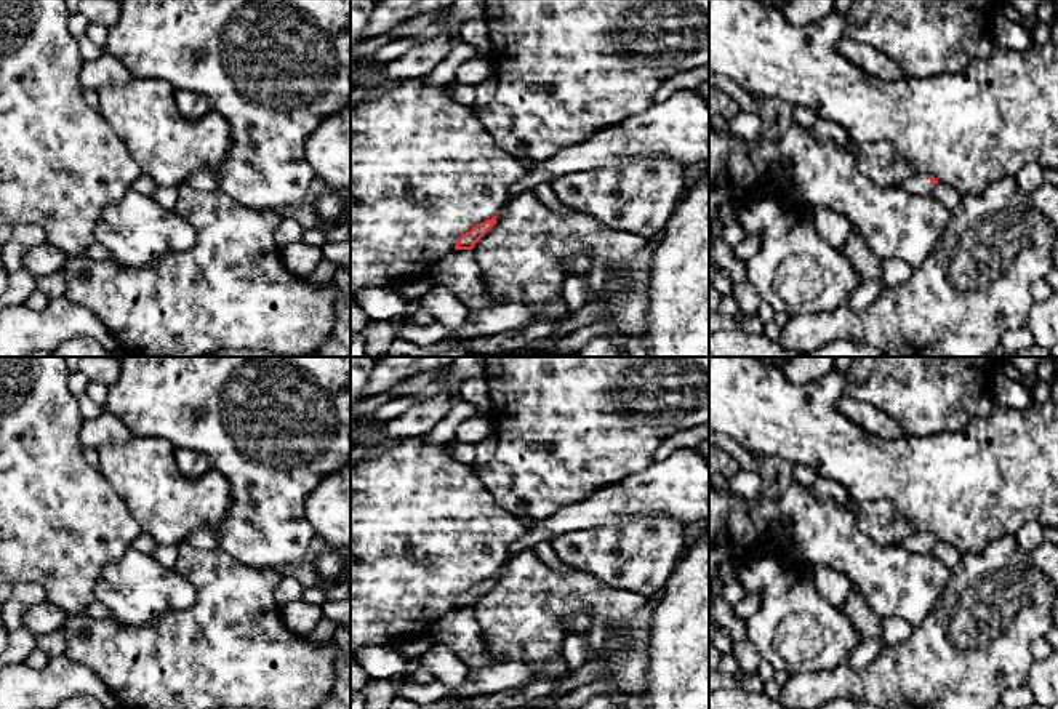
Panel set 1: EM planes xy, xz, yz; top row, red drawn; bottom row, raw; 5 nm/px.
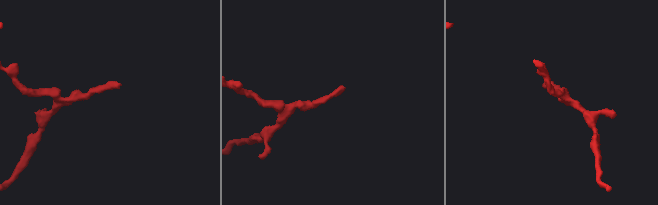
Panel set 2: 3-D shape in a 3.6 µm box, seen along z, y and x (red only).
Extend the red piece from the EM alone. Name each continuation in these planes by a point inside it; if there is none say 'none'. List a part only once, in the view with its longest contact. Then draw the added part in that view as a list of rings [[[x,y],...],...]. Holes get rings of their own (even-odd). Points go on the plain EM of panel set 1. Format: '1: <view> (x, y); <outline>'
1: yz (919, 543); [[[916,533],[908,539],[904,539],[904,543],[901,544],[901,549],[909,552],[917,552],[917,554],[930,554],[935,546],[936,543],[930,541],[928,533]]]

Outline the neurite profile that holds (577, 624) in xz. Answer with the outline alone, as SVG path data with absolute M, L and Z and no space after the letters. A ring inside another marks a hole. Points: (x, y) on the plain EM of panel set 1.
M575 615L575 616L568 616L563 619L563 626L575 635L581 635L586 634L591 626L592 626L592 619L587 618L586 615Z

